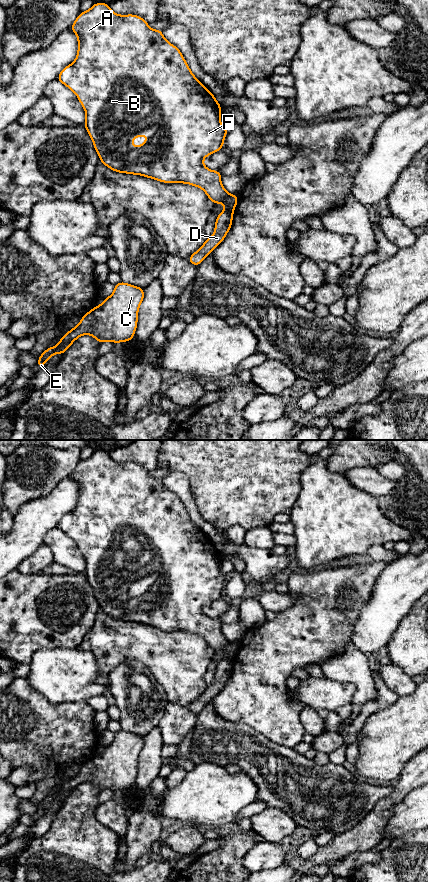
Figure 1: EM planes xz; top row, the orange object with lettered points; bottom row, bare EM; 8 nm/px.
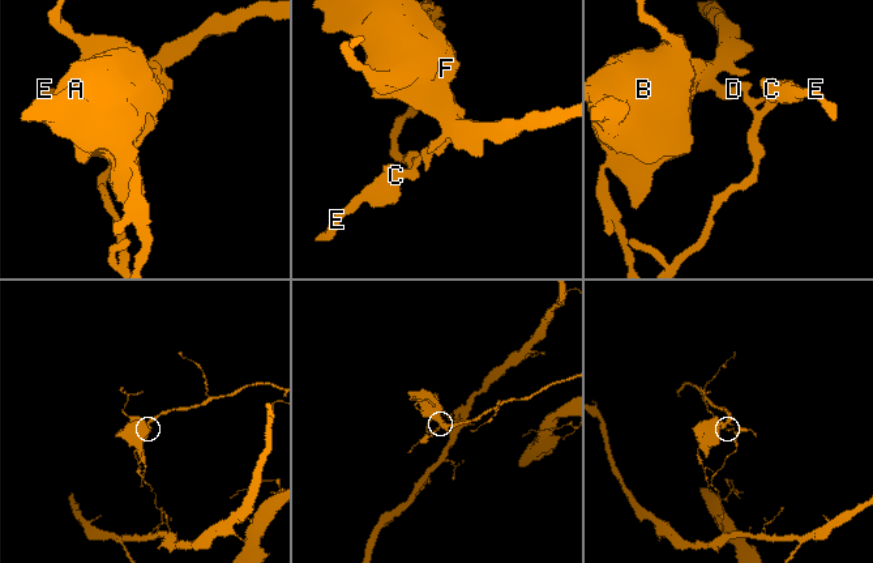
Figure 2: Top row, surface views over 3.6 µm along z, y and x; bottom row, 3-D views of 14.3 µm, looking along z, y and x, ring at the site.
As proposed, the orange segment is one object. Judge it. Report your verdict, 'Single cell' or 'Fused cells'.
Fused cells

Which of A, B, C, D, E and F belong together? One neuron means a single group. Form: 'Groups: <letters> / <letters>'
Groups: A B F / C D E

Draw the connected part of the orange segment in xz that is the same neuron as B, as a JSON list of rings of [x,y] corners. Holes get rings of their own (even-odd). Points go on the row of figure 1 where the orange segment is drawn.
[[[94,3],[93,6],[85,12],[80,12],[79,16],[72,24],[70,29],[78,37],[78,53],[75,61],[66,66],[58,75],[57,80],[72,90],[78,97],[82,107],[86,112],[86,121],[84,126],[93,141],[94,148],[99,155],[100,162],[113,171],[119,173],[142,175],[147,178],[156,179],[163,183],[186,183],[194,185],[204,190],[208,198],[215,205],[223,203],[225,211],[234,211],[239,196],[229,194],[221,184],[221,173],[219,170],[212,171],[203,165],[203,159],[212,153],[222,150],[224,139],[229,129],[220,123],[221,105],[213,94],[207,90],[204,85],[192,74],[180,50],[169,43],[163,37],[163,31],[154,30],[148,26],[148,22],[138,15],[117,15],[106,3]],[[149,134],[150,137],[143,142],[140,147],[135,147],[131,141],[139,136]]]

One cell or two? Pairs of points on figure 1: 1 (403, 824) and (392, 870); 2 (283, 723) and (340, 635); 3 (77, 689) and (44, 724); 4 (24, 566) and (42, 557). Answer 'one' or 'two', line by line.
1: two
2: one
3: two
4: one

